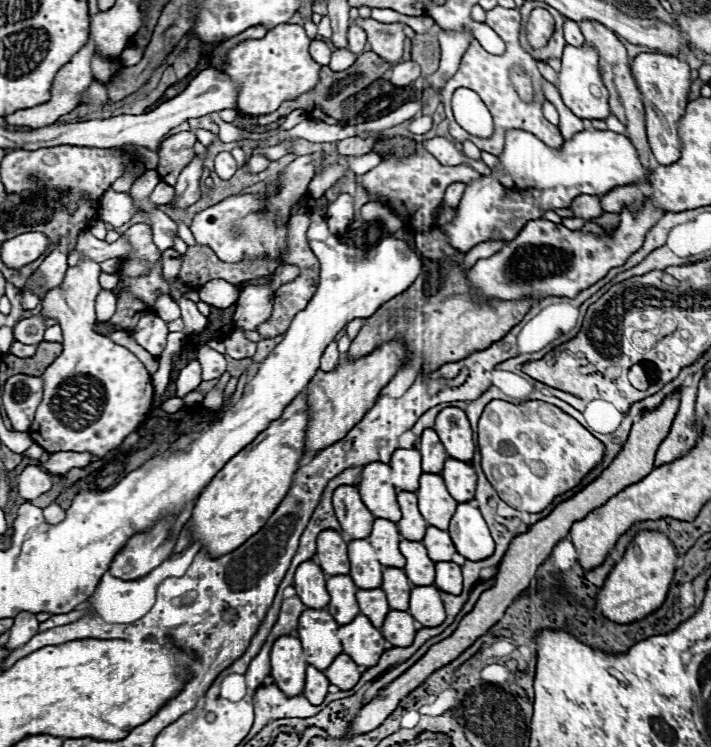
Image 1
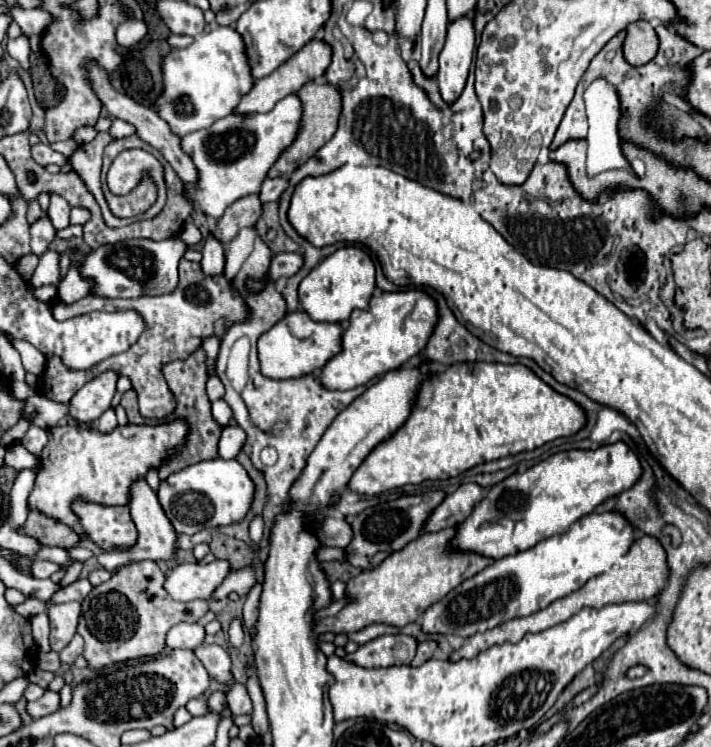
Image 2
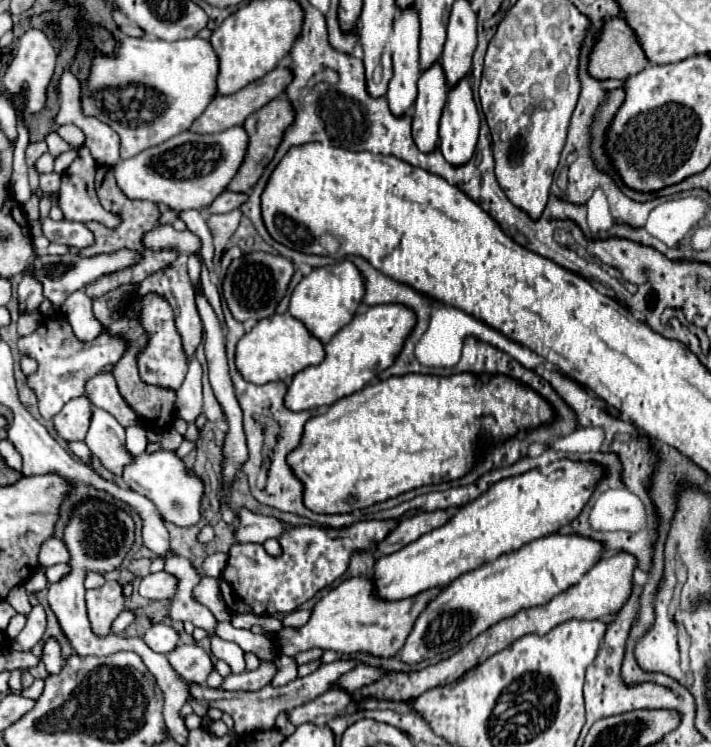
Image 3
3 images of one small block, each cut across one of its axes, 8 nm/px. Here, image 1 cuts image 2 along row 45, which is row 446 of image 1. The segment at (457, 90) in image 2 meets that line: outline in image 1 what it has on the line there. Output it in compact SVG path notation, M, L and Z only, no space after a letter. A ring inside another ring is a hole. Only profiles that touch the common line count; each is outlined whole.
M448 406L448 408L440 410L436 416L434 430L438 432L450 458L456 458L462 462L472 460L476 446L474 446L472 428L470 428L470 422L468 422L464 410L460 410L456 406Z

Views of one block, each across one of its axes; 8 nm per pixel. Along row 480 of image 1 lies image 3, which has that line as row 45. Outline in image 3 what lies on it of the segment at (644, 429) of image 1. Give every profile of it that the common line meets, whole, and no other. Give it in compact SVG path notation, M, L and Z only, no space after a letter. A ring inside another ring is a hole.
M622 16L604 22L602 32L590 52L588 74L596 80L626 80L648 66L642 48L634 40L634 32Z

